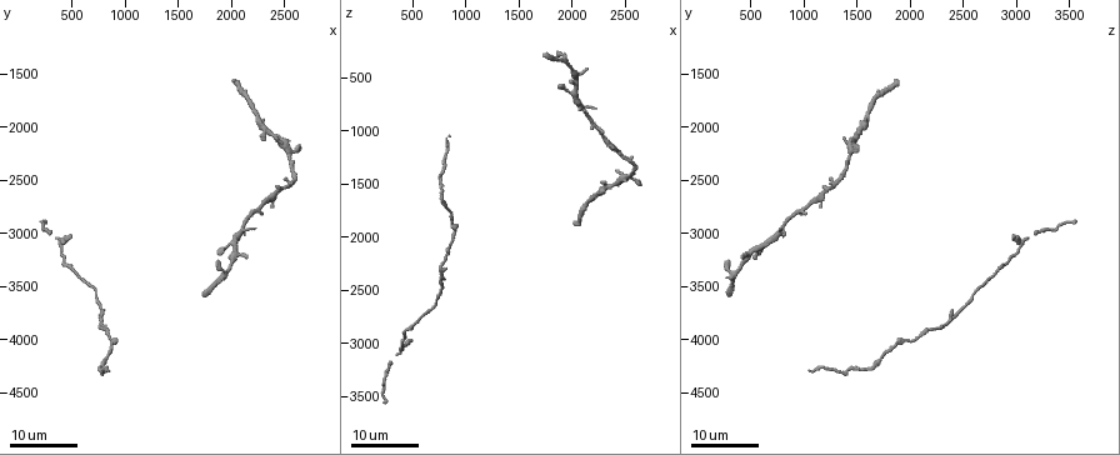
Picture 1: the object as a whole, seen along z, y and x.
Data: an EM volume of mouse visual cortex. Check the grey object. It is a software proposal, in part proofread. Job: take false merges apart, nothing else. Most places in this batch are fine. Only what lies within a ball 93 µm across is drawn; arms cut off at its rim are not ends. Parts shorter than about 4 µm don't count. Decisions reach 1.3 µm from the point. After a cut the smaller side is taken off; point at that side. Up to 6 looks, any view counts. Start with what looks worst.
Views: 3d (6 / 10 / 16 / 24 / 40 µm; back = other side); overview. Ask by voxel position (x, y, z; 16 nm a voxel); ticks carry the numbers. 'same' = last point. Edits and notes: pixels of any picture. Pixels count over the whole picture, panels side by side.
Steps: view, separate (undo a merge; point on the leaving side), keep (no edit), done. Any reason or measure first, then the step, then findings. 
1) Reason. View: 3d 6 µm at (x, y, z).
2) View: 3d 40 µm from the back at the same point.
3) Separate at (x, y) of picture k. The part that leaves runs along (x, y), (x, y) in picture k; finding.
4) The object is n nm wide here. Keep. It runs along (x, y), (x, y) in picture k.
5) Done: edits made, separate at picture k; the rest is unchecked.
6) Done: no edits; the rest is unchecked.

Thick turns thin. View: 3d 16 µm at (380, 3160, 3000).

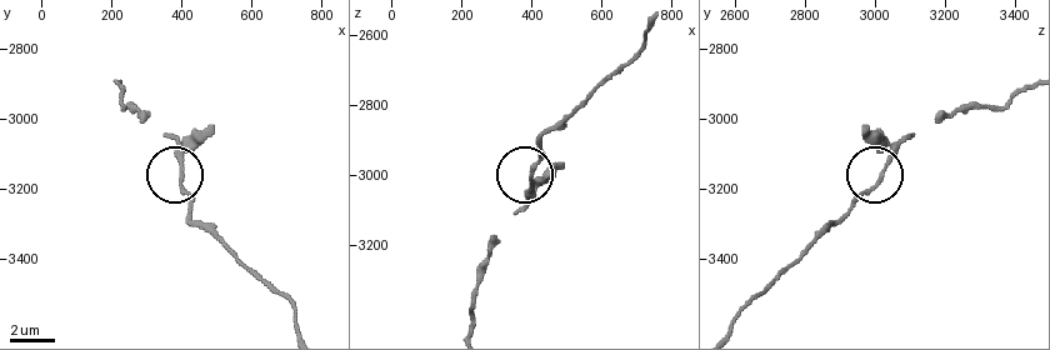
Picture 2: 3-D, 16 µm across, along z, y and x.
View: 3d 6 µm at (390, 3170, 3020).

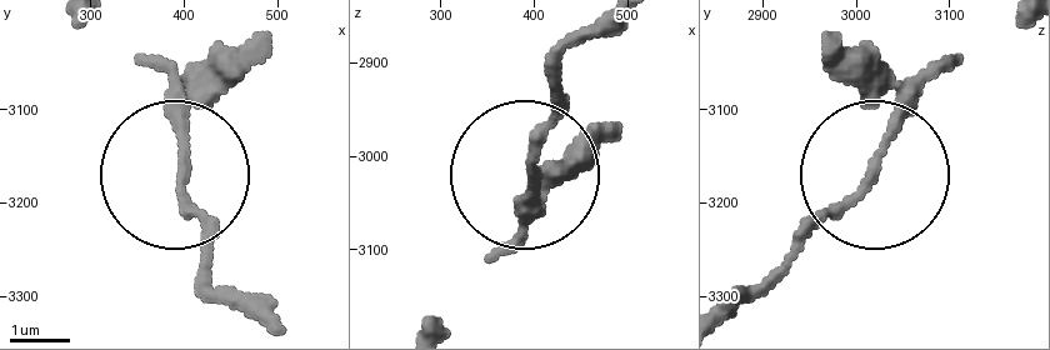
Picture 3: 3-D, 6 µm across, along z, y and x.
3 arms meet here. Keep. It runs along (724, 313), (858, 193), (883, 134), (943, 64) in picture 3; continuous, no second cell.

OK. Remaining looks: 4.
Thick turns thin. View: 3d 16 µm at (520, 3380, 2840).

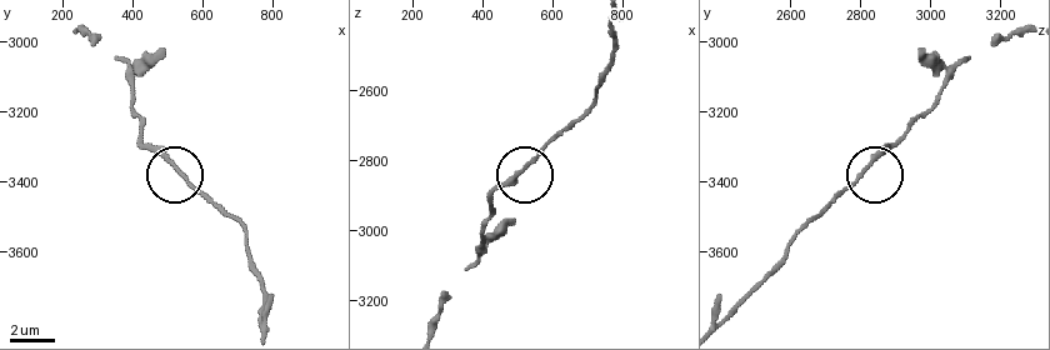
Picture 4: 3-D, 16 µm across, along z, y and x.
Closer look. View: 3d 6 µm at (530, 3360, 2820).

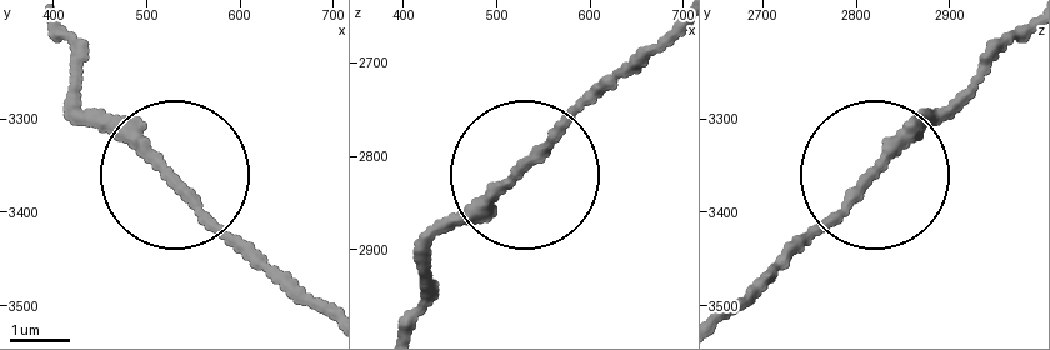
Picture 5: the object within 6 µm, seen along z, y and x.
The object is 160 nm wide here. Keep. It runs along (321, 315), (73, 95) in picture 5; all the same cell.

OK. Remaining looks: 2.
Thick turns thin. View: 3d 24 µm at (860, 3940, 2080).

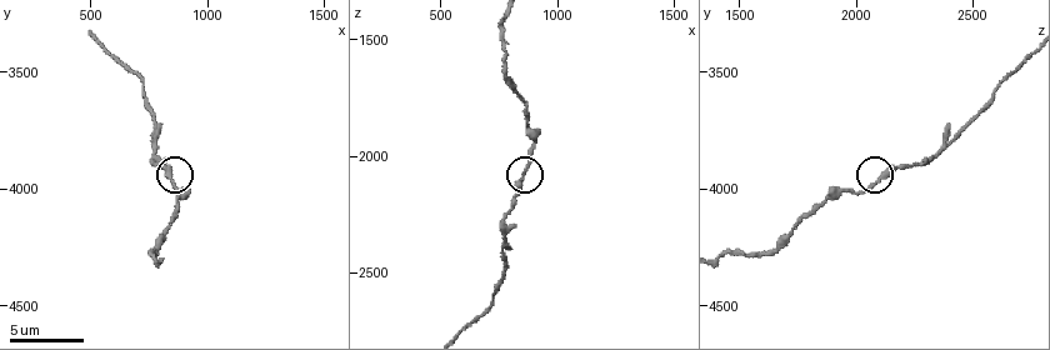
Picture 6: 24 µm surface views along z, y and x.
Zoom in. View: 3d 6 µm at (860, 3980, 2090).

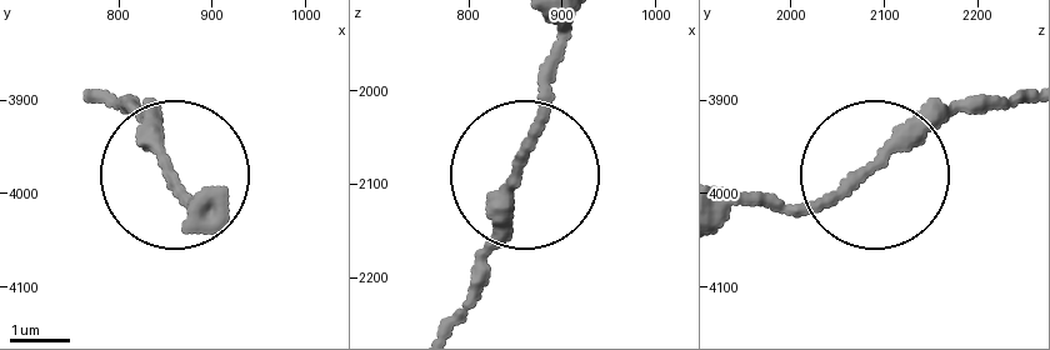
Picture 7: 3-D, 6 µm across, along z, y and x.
Keep. It runs along (543, 25), (558, 70), (504, 234), (474, 274) in picture 7; one cell here.

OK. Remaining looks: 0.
Done: no edits; the rest is unchecked.

